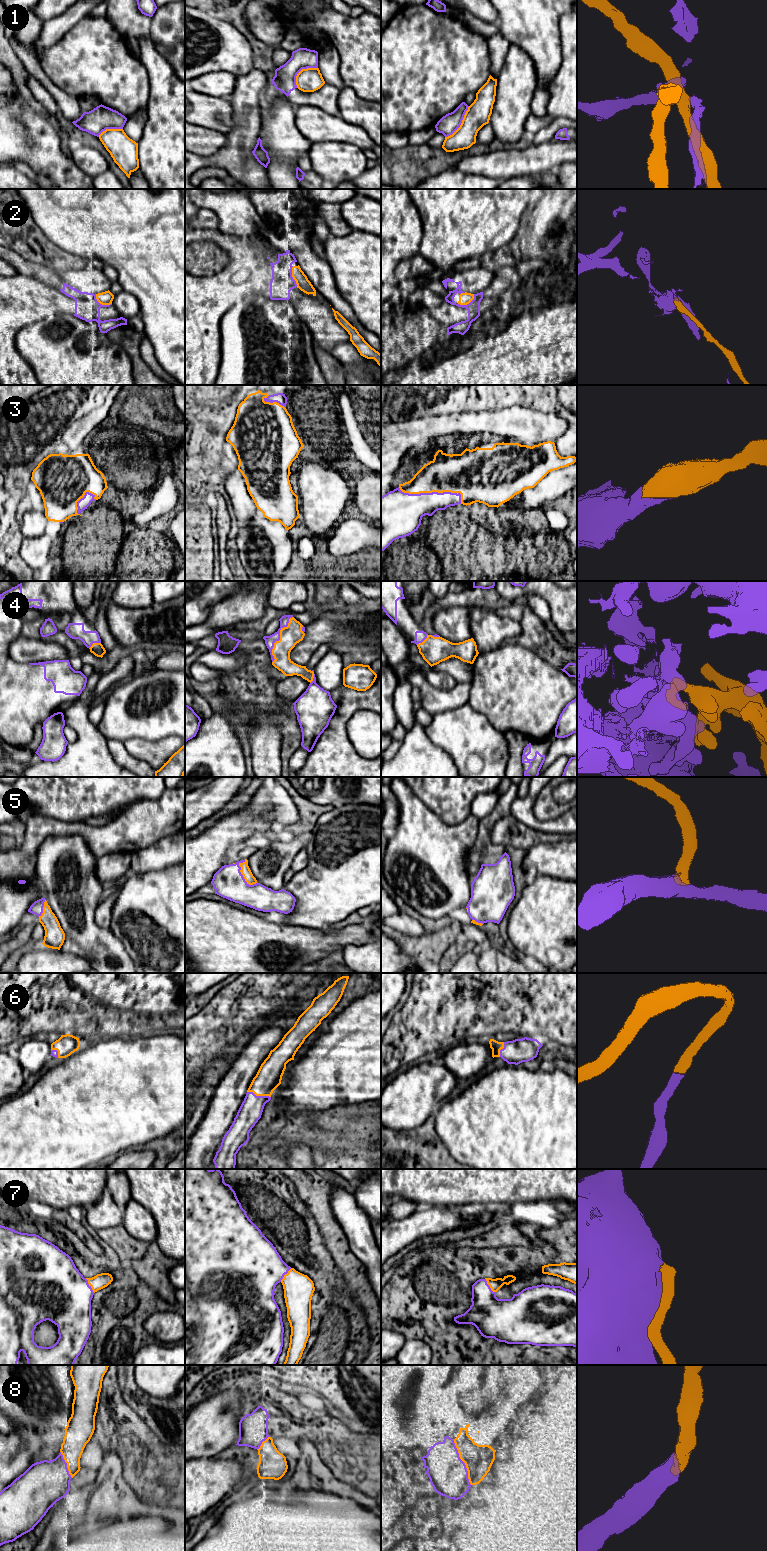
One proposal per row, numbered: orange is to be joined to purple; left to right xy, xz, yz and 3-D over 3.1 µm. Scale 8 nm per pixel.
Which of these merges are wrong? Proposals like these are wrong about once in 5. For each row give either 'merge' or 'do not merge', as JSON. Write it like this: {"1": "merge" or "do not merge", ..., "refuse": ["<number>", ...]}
{"1": "do not merge", "2": "do not merge", "3": "merge", "4": "merge", "5": "merge", "6": "merge", "7": "merge", "8": "merge", "refuse": ["1", "2"]}

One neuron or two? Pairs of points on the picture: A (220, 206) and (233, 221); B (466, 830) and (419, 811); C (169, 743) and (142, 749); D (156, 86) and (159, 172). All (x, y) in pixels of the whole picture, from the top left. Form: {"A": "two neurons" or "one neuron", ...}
{"A": "one neuron", "B": "one neuron", "C": "one neuron", "D": "one neuron"}

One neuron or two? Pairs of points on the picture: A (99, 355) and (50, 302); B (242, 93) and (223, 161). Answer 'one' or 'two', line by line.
A: two
B: one

